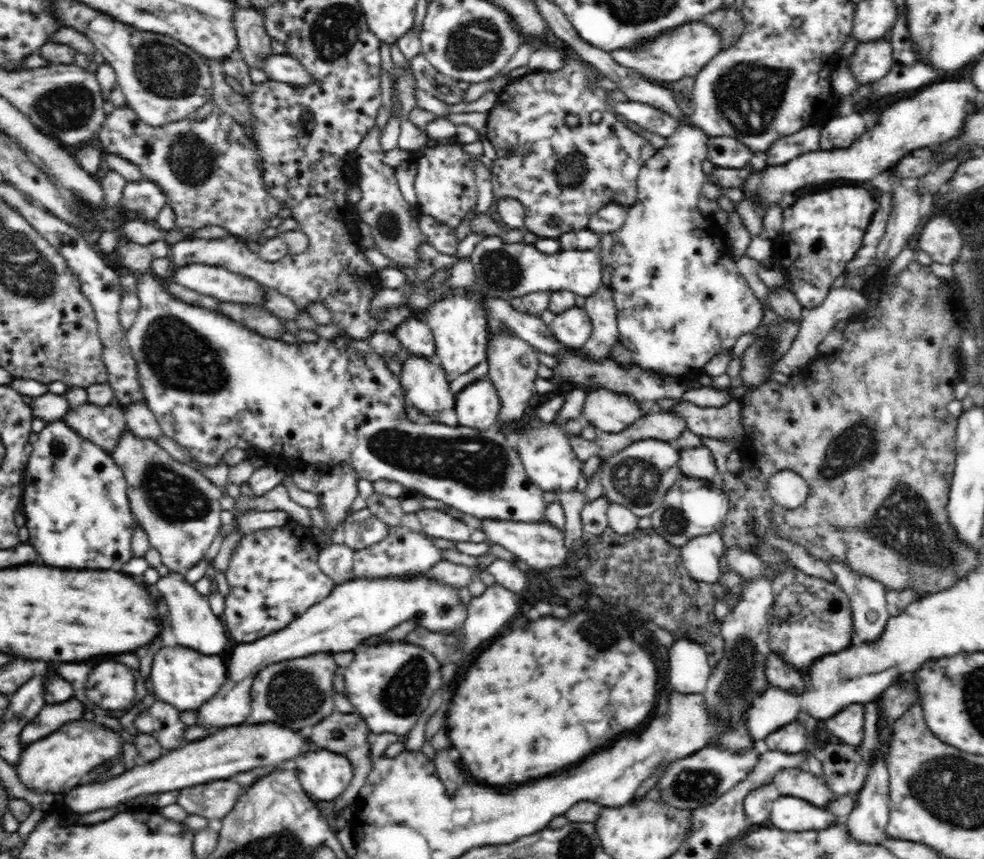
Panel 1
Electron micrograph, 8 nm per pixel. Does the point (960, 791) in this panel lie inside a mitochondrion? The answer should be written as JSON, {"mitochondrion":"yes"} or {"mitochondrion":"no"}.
{"mitochondrion":"yes"}

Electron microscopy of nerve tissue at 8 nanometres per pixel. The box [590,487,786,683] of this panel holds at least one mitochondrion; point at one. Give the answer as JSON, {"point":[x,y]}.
{"point":[674,520]}

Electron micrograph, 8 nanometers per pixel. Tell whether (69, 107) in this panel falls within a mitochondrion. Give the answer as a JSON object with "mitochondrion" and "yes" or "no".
{"mitochondrion":"yes"}

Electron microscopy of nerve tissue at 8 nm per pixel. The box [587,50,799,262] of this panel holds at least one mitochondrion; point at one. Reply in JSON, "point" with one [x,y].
{"point":[749,95]}

